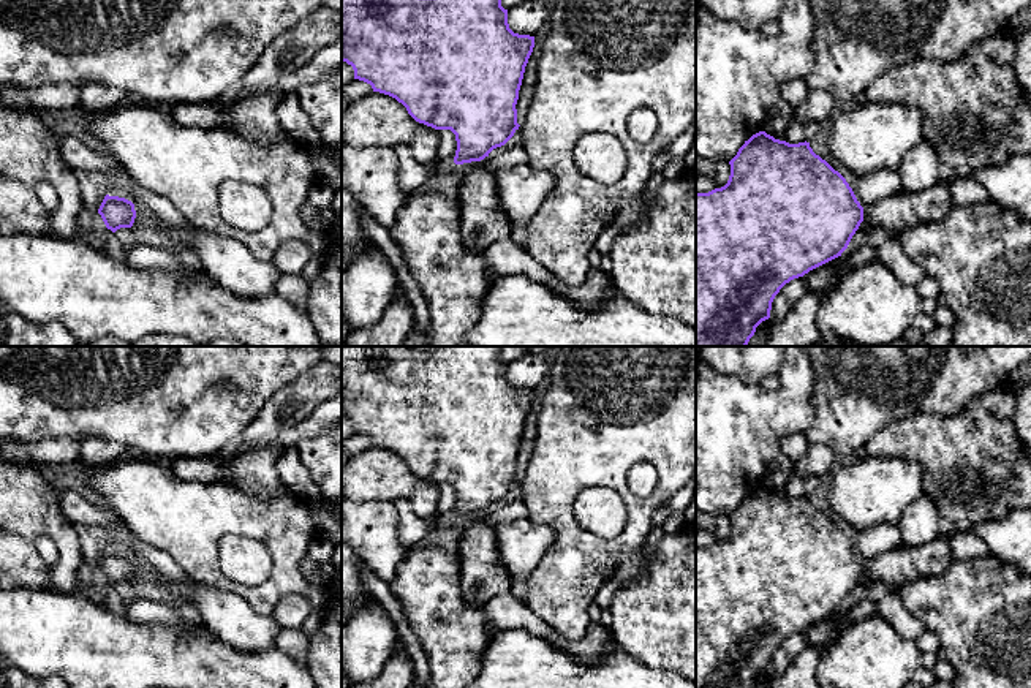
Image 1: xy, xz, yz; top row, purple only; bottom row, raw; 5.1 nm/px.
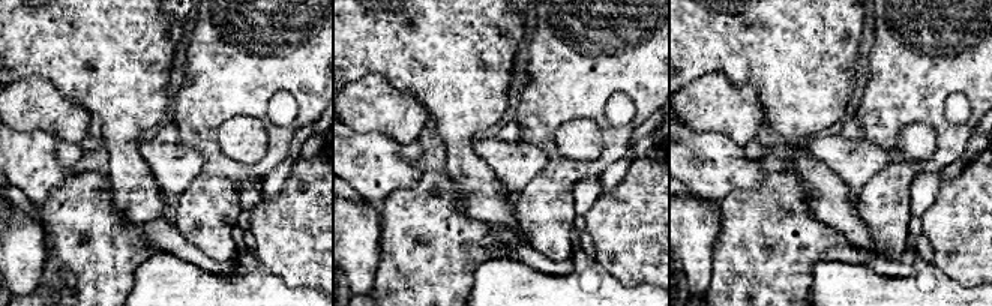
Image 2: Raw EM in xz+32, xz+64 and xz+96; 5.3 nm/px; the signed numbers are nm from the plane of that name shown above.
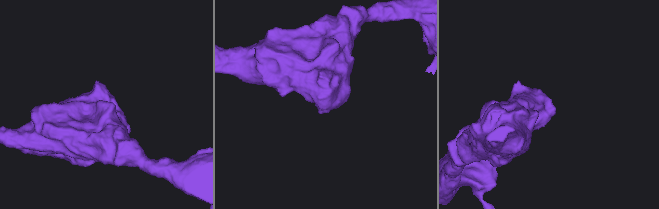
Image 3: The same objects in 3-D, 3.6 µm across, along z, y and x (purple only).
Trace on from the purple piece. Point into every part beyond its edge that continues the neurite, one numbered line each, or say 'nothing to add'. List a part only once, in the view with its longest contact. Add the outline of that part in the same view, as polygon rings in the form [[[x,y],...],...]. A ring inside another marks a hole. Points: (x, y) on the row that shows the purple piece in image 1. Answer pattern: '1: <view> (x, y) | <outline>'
1: xz (483, 220) | [[[481,161],[457,164],[460,185],[462,242],[470,251],[484,251],[495,242],[511,237],[512,221],[504,214],[495,176]]]

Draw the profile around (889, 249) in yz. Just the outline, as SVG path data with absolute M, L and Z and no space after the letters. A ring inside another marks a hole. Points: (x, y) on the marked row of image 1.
M879 236L876 240L876 258L882 261L903 285L919 285L927 272L904 251L898 236Z

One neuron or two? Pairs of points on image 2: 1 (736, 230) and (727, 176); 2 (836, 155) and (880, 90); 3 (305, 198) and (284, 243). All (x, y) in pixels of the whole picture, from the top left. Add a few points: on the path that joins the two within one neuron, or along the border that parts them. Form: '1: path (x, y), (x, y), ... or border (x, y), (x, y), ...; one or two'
1: border (763, 177), (755, 186), (733, 189), (719, 201); two
2: border (860, 137), (878, 143), (886, 150), (889, 159); two
3: path (305, 209), (305, 222), (294, 233); one

